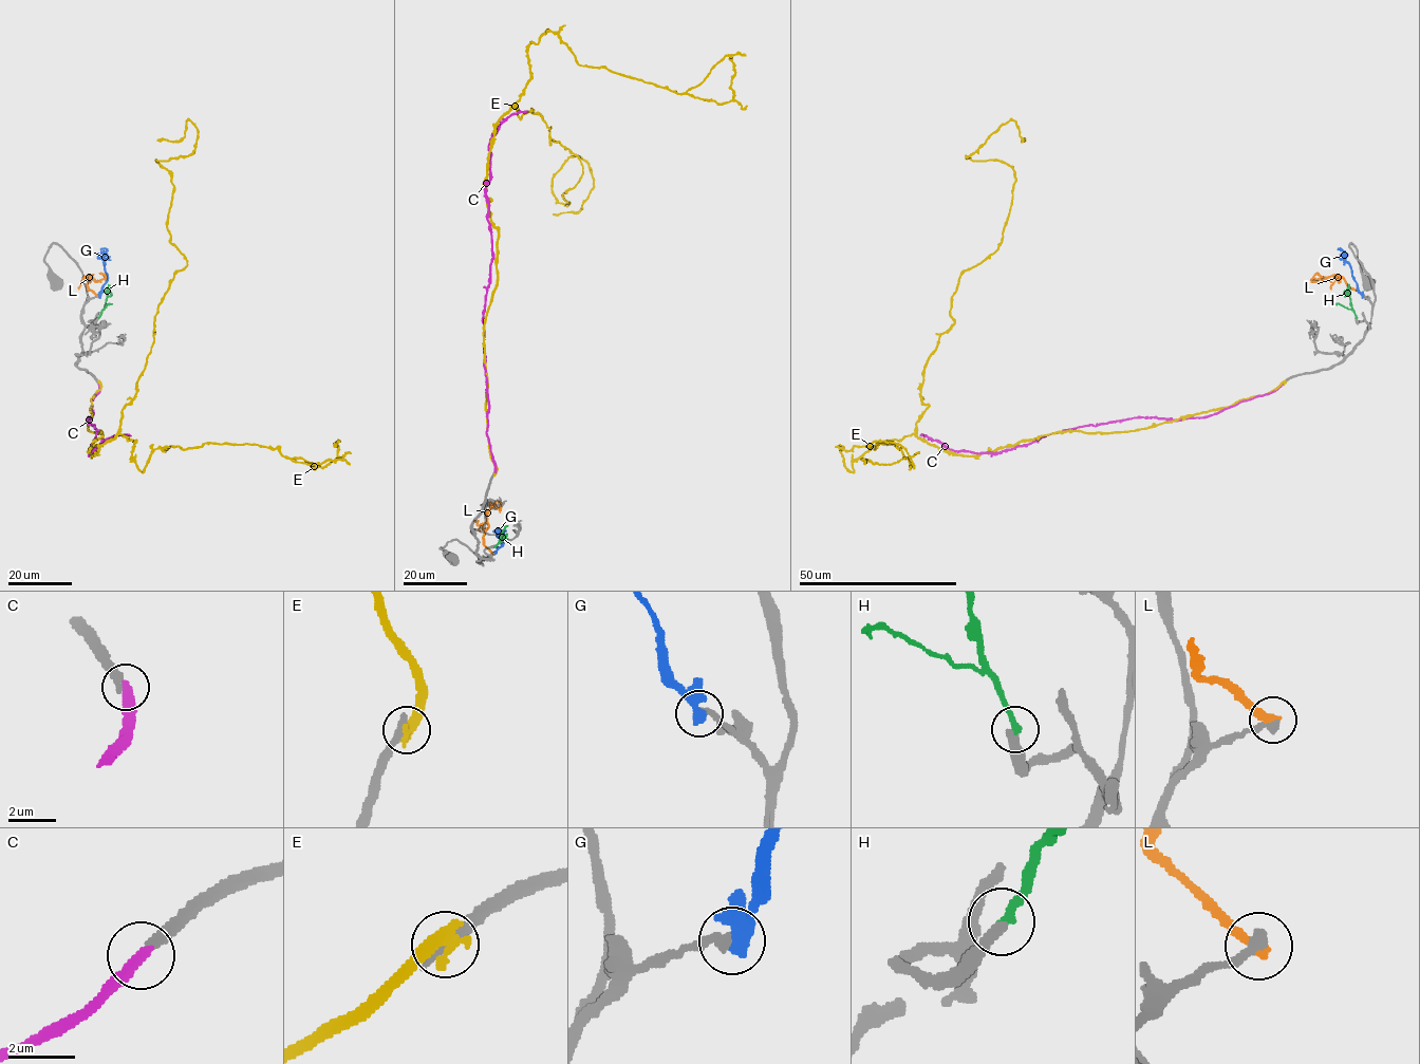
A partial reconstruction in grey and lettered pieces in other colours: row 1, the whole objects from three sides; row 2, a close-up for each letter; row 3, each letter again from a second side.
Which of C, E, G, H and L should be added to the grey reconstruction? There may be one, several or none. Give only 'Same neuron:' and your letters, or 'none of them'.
Same neuron: C

